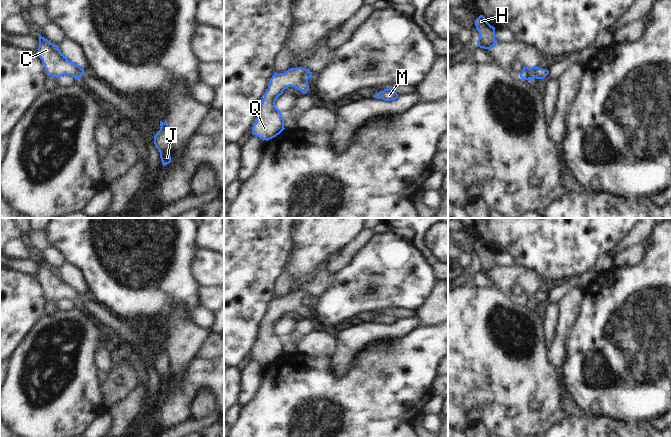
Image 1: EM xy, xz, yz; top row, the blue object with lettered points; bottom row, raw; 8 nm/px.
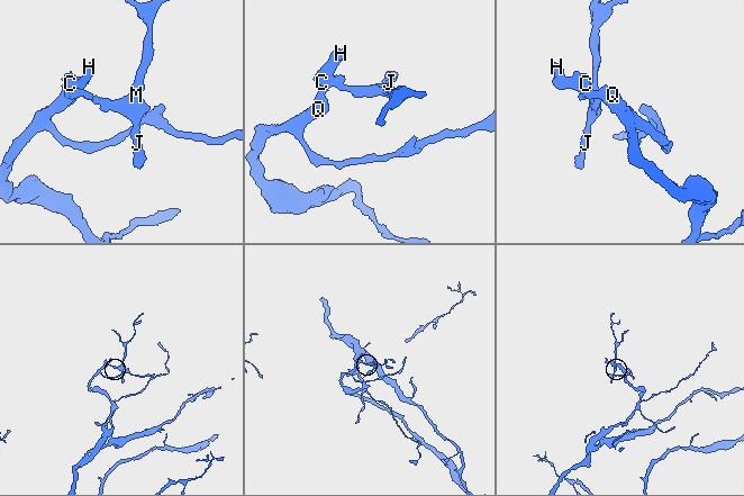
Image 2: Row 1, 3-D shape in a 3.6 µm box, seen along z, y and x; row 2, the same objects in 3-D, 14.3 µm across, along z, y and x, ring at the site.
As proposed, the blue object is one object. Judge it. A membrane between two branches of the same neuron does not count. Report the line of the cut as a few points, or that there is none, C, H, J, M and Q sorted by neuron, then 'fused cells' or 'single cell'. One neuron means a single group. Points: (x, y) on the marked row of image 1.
no cut; C H J M Q; single cell

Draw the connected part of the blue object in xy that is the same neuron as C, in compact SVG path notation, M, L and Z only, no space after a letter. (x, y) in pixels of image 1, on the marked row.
M40 34L38 55L44 64L47 75L59 78L63 75L71 75L80 79L86 72L81 66L69 61L59 50L58 45L54 45Z

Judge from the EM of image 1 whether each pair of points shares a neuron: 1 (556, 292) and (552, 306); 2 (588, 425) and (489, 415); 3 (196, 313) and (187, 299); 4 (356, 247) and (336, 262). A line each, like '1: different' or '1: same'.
1: different
2: different
3: different
4: same

